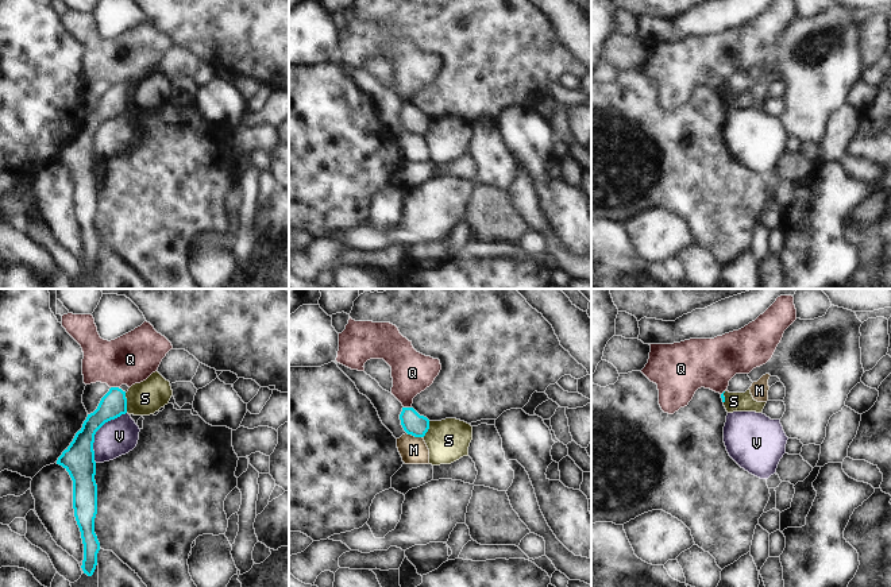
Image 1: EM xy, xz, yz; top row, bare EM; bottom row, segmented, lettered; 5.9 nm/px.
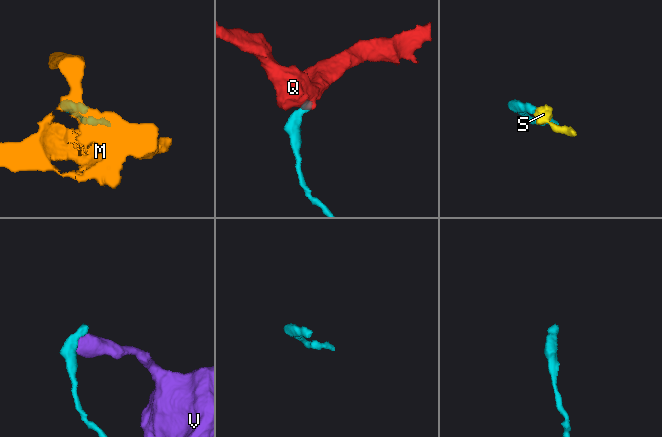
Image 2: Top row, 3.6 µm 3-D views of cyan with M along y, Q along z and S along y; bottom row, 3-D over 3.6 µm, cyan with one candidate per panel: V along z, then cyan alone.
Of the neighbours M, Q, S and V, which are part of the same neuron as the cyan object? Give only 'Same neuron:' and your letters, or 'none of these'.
Same neuron: none of these

